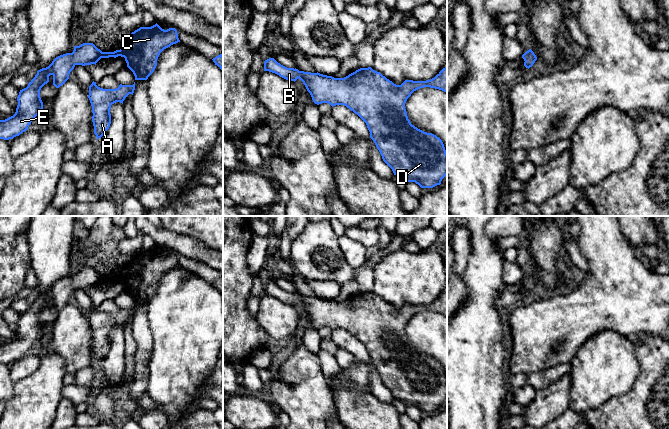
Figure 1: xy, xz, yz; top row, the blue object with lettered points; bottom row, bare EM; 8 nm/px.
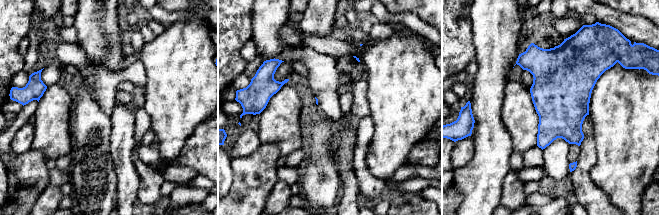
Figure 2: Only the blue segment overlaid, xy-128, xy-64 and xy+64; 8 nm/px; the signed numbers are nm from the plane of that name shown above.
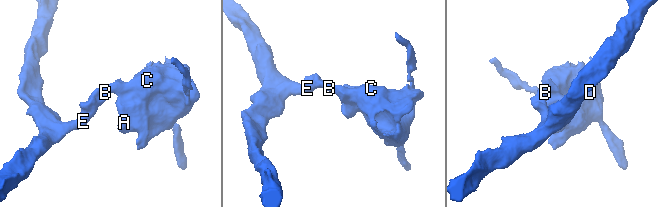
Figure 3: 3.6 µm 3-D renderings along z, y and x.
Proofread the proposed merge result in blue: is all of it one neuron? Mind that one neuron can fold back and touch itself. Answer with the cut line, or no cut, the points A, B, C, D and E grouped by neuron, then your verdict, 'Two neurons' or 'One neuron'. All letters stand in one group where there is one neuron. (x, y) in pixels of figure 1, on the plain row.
No split. Groups: A B C D E. One neuron

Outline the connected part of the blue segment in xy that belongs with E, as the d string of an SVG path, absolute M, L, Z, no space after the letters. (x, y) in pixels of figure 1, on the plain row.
M156 247L125 259L122 272L114 276L102 276L93 267L74 270L72 277L56 281L48 291L38 294L28 310L20 314L15 338L0 344L0 363L9 364L19 360L41 338L43 326L40 314L49 306L50 299L53 300L53 309L59 312L69 303L76 289L96 289L101 282L121 280L125 282L135 304L147 304L157 290L160 277L178 266L180 264L175 252L164 254Z

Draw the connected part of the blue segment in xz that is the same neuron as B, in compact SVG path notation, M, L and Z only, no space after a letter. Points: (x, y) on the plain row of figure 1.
M269 282L264 286L264 295L294 306L299 302L317 329L344 329L357 338L366 347L370 362L374 365L383 385L392 393L394 399L406 406L415 406L421 412L433 412L440 409L447 399L447 377L442 364L412 349L405 333L407 323L420 312L430 311L447 316L447 291L430 304L405 304L401 309L394 308L371 291L360 292L344 302L334 302L318 296L287 292L274 282Z

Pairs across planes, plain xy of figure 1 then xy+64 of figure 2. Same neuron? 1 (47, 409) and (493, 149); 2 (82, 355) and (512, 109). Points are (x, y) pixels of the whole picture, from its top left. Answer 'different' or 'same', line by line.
1: same
2: same

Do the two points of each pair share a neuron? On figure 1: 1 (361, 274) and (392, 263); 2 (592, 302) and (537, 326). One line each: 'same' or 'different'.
1: different
2: same

